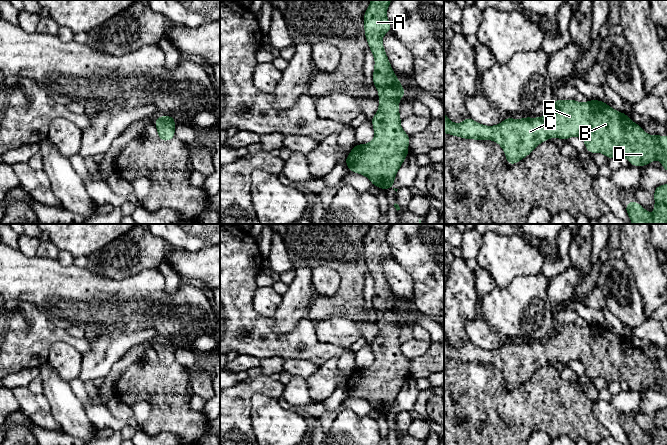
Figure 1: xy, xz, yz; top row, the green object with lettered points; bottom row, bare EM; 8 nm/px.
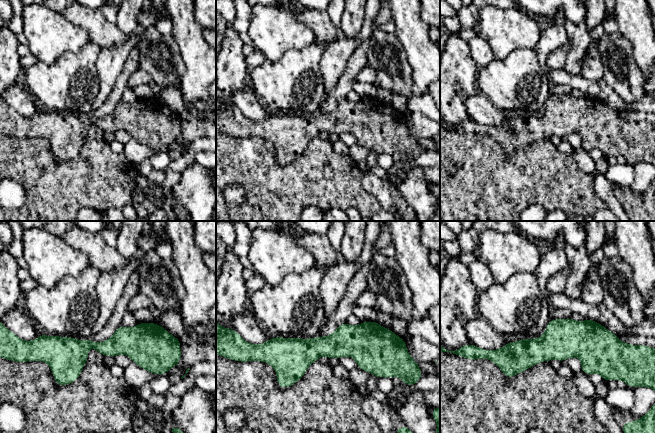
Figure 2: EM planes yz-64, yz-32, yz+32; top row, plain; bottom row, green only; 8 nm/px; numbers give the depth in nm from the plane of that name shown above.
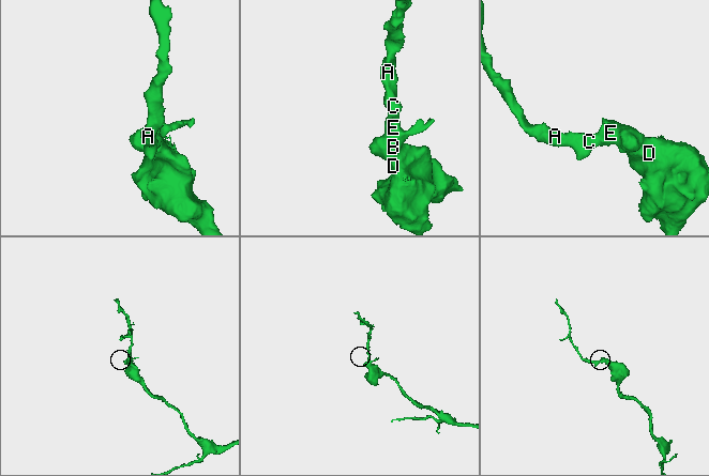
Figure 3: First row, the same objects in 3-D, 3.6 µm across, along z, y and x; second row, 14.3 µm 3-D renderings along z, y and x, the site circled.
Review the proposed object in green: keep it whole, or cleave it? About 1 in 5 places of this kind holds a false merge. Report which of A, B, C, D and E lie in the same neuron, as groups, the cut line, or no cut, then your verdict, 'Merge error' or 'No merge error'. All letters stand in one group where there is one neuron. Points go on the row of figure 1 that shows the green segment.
Groups: A B C D E. No split. No merge error

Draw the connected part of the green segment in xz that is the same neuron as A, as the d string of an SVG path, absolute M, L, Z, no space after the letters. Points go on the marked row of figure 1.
M371 0L367 10L364 13L364 32L369 48L374 56L375 66L372 75L372 81L378 90L379 94L379 109L377 113L371 118L372 126L374 128L375 136L373 140L368 144L353 145L353 148L349 155L345 159L345 163L348 166L350 172L362 174L366 176L372 183L380 189L388 190L393 188L396 192L398 189L393 187L396 174L403 164L405 158L409 153L408 144L410 141L410 135L403 131L401 128L401 117L399 114L399 100L405 95L406 90L401 86L400 80L395 76L390 61L385 53L385 49L382 42L382 36L391 31L391 25L386 15L387 9L392 0Z

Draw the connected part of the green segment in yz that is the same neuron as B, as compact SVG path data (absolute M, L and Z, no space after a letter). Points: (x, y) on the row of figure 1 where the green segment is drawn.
M555 98L544 117L526 116L523 119L506 117L499 125L494 126L482 125L469 116L460 124L455 124L449 120L444 111L444 133L463 139L495 141L502 147L509 165L514 165L526 158L534 148L549 138L567 141L572 136L580 136L589 153L601 152L607 159L626 157L630 166L639 167L659 159L662 161L661 168L667 171L667 136L648 135L629 116L613 109L602 100L588 100L586 103L580 103L575 99L561 101Z

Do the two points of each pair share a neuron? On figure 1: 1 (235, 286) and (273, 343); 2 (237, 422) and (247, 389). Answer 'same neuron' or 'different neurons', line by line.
1: same neuron
2: same neuron

